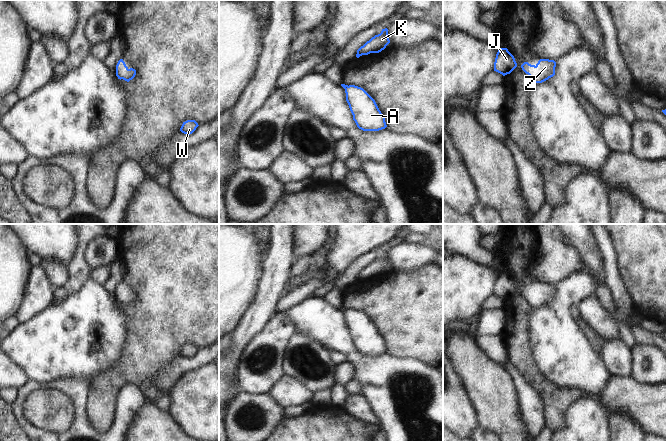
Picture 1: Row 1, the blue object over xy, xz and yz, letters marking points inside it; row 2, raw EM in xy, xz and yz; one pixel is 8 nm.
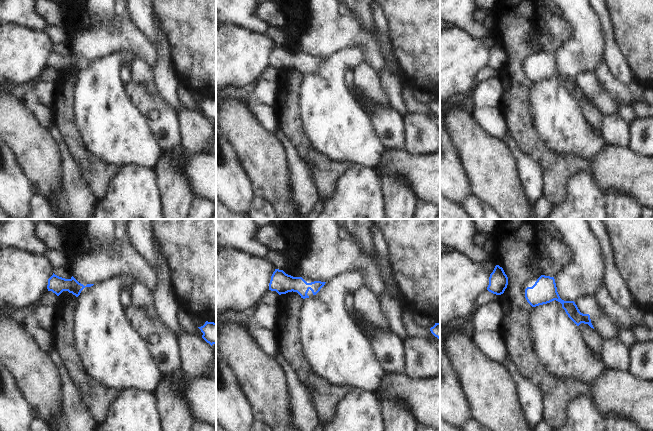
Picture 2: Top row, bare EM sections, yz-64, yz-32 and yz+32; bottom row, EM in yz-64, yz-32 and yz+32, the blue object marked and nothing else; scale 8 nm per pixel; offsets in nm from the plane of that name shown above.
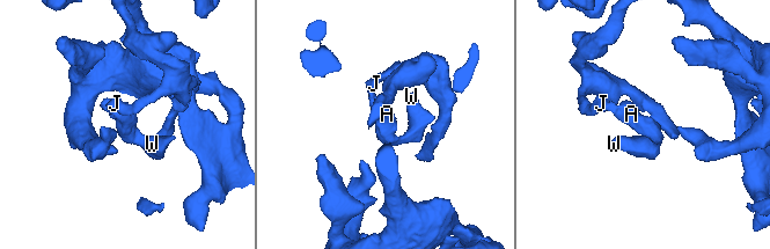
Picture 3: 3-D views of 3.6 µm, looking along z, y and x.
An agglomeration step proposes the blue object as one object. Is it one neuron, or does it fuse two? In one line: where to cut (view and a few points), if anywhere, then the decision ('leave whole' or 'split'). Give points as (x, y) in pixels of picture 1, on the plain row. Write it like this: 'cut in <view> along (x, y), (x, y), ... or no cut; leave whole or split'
no cut; leave whole

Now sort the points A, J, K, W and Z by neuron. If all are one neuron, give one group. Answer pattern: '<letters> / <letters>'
A J K W Z

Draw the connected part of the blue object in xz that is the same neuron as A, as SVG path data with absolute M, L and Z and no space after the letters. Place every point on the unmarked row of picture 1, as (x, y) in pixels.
M341 308L357 351L363 355L379 355L387 351L385 340L375 324L361 311Z

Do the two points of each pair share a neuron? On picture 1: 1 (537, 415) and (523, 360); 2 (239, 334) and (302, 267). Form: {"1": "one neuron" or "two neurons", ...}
{"1": "two neurons", "2": "two neurons"}

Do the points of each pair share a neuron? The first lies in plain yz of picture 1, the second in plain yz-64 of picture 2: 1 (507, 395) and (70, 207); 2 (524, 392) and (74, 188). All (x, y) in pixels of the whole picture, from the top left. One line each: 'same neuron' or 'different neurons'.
1: different neurons
2: same neuron

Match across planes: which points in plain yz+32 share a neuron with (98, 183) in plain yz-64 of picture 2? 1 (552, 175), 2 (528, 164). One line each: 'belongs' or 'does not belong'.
1: belongs
2: does not belong

